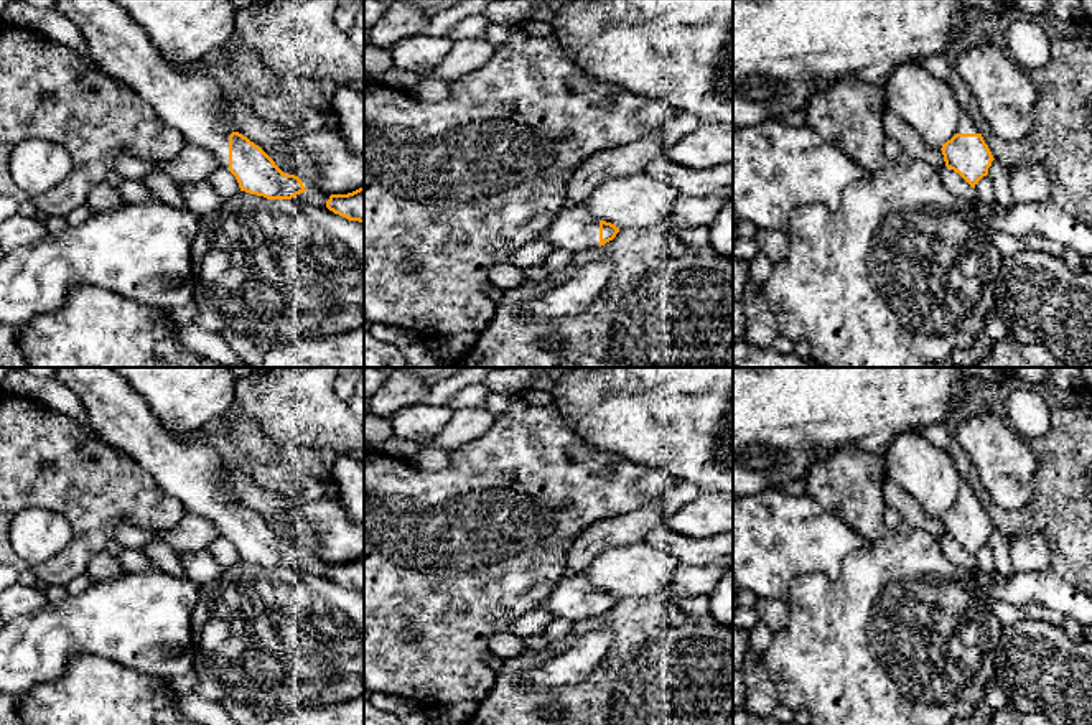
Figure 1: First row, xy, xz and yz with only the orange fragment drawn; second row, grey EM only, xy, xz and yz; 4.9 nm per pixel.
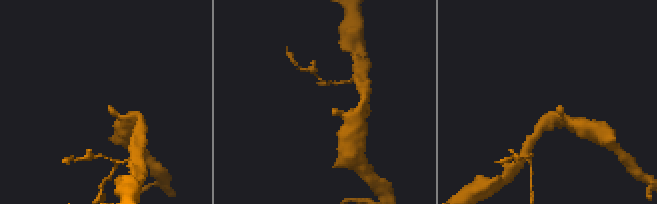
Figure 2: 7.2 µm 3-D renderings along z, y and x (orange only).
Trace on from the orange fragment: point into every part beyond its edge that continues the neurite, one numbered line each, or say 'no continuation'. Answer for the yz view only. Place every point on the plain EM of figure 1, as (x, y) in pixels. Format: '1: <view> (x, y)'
1: yz (967, 493)

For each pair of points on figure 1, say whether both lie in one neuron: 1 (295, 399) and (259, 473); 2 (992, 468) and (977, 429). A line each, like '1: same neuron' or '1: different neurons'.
1: same neuron
2: same neuron

